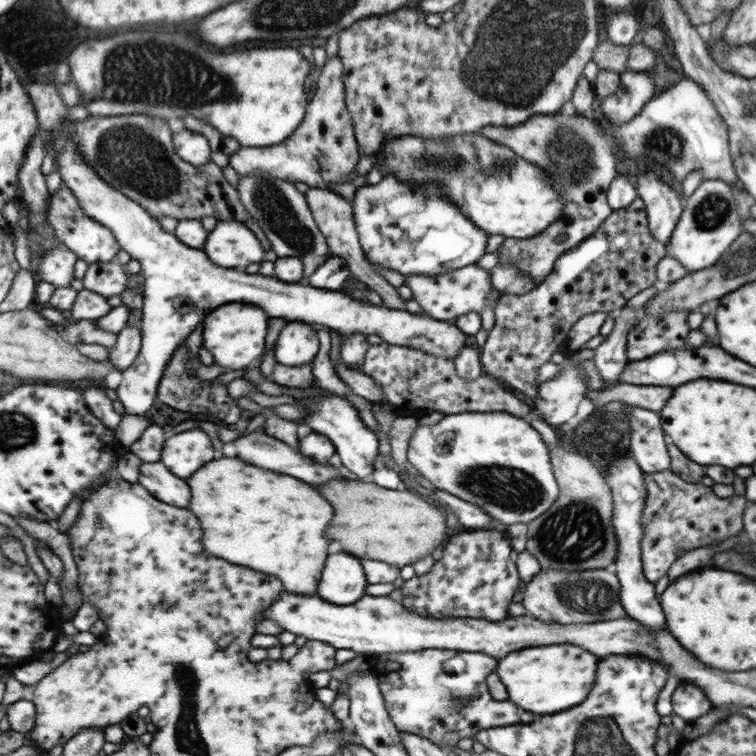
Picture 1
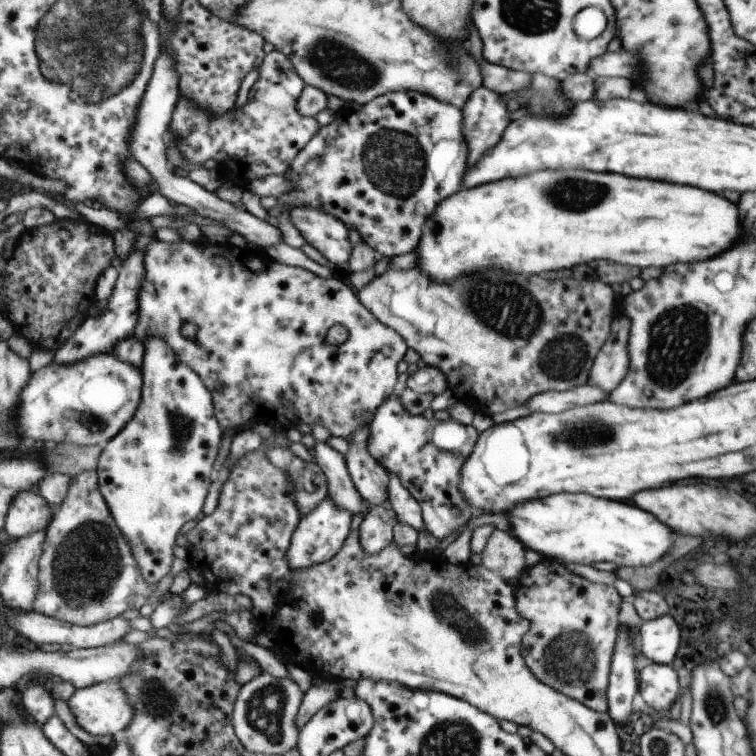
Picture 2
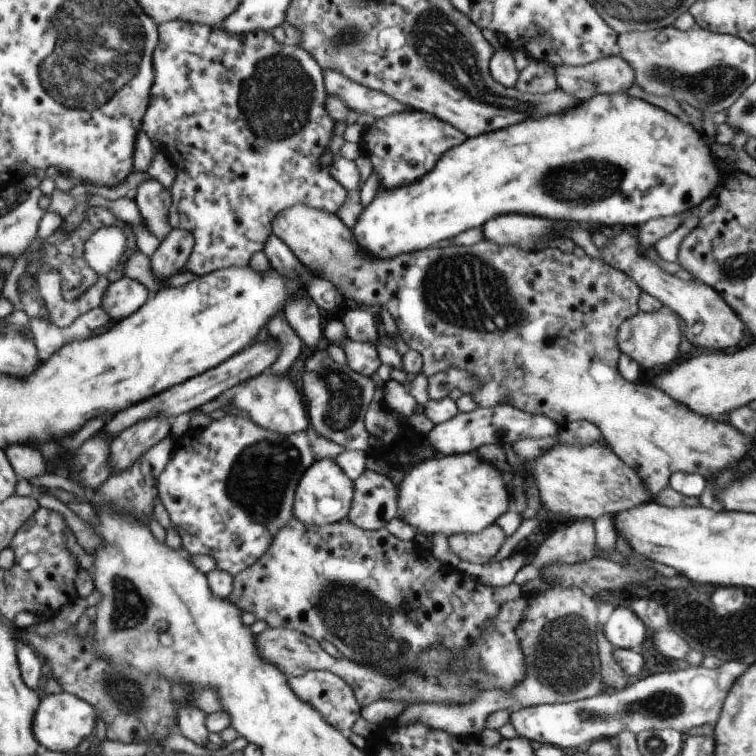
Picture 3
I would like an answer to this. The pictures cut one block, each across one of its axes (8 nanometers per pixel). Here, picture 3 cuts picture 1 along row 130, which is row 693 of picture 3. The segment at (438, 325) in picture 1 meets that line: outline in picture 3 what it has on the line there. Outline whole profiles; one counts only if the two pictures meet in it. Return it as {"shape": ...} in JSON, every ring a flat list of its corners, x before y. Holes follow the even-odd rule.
{"shape":[[65,690,59,694,43,694,33,730,43,748,59,752,74,751,96,730,98,716,96,707,76,694]]}

